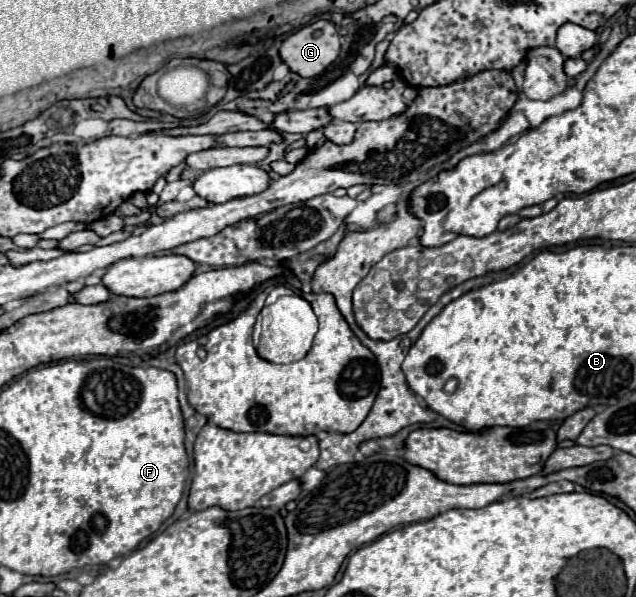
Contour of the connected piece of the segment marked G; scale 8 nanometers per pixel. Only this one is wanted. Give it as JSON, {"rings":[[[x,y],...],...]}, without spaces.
{"rings":[[[317,19],[281,43],[281,59],[291,71],[301,77],[315,77],[323,73],[339,55],[341,43],[335,25],[327,19]]]}

